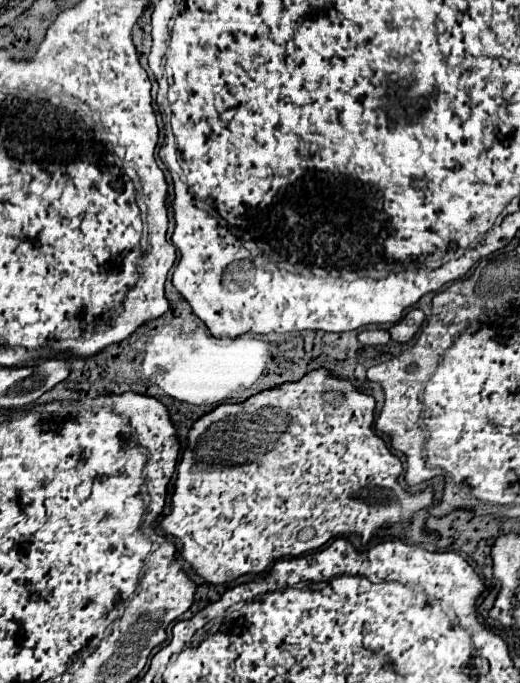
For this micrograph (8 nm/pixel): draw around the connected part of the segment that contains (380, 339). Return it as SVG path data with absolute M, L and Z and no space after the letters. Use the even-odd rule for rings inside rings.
M365 329L359 333L359 341L363 345L385 345L389 339L391 337L385 329Z

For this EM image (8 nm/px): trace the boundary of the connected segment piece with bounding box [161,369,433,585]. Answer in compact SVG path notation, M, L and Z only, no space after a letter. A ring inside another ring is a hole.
M323 369L305 375L297 383L285 383L281 387L261 391L261 393L253 395L251 399L247 399L245 403L239 403L239 405L223 403L223 405L215 407L211 413L207 413L199 421L195 421L191 431L189 431L189 443L187 443L187 449L183 451L181 463L177 467L175 493L171 497L171 515L167 515L161 521L161 529L167 535L179 539L179 543L183 545L183 549L181 549L183 559L187 563L191 563L191 567L205 581L209 579L209 583L211 583L211 579L215 579L217 585L223 585L223 583L229 583L229 581L233 581L233 579L237 579L245 573L263 573L269 565L273 565L281 557L299 557L299 555L305 555L309 551L321 549L327 541L331 541L333 537L337 537L341 533L359 533L363 537L363 543L369 543L369 539L375 535L375 531L379 527L393 525L393 523L399 523L399 521L409 521L415 511L427 509L433 503L433 493L431 493L431 489L427 489L423 493L411 495L403 487L397 485L397 479L403 471L403 463L389 451L385 441L375 433L375 429L373 429L373 409L375 409L373 397L367 397L367 395L361 395L361 393L353 391L347 381L335 379L329 373L325 373ZM331 391L341 393L343 403L327 403L323 399L323 395L331 393Z

